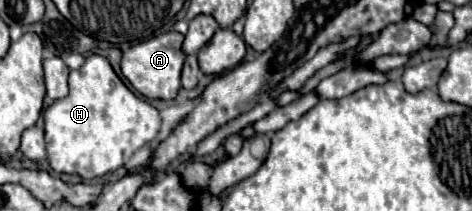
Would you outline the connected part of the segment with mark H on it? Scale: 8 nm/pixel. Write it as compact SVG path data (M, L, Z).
M92 54L86 58L84 66L70 72L68 78L70 94L62 100L56 100L50 108L44 112L44 126L46 126L46 152L48 160L54 172L58 174L78 174L82 178L96 178L104 176L112 170L118 170L124 166L130 156L142 148L146 142L154 140L160 132L160 114L154 106L150 106L146 100L138 98L134 92L128 90L128 86L116 76L110 62L104 56Z

